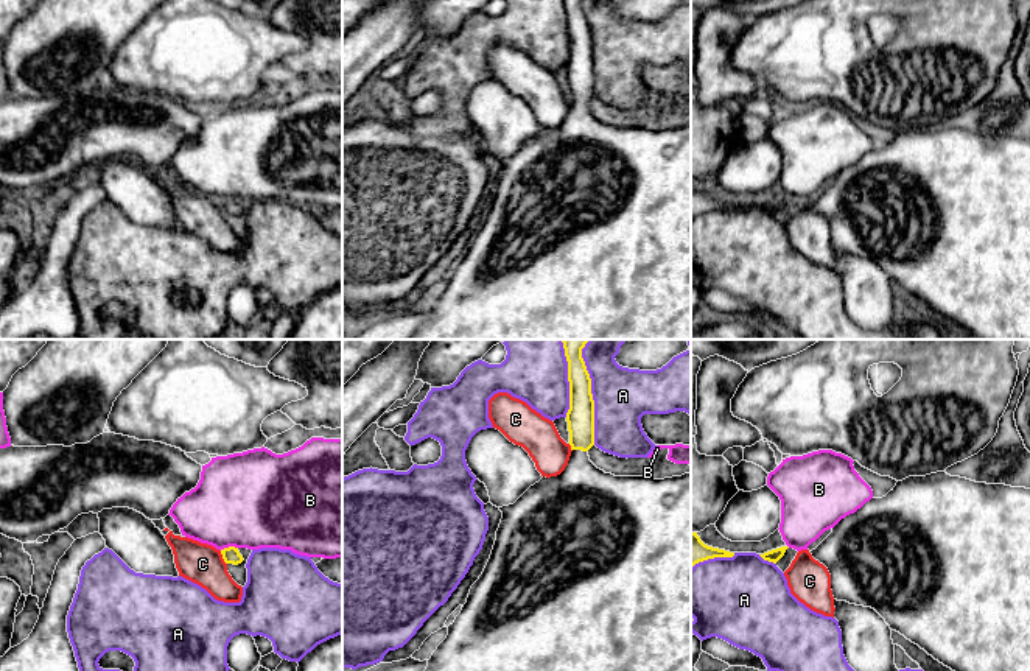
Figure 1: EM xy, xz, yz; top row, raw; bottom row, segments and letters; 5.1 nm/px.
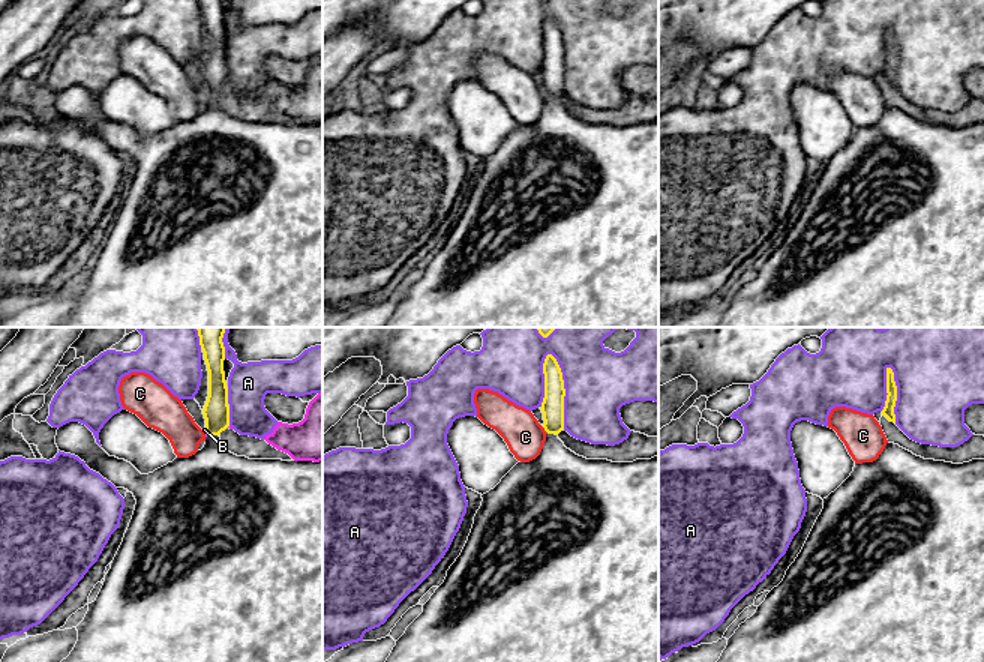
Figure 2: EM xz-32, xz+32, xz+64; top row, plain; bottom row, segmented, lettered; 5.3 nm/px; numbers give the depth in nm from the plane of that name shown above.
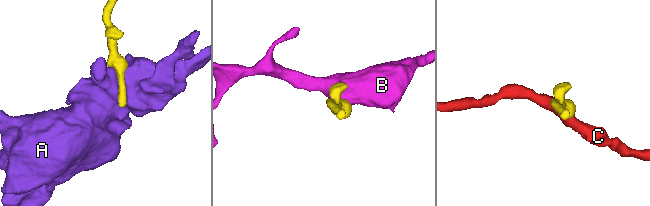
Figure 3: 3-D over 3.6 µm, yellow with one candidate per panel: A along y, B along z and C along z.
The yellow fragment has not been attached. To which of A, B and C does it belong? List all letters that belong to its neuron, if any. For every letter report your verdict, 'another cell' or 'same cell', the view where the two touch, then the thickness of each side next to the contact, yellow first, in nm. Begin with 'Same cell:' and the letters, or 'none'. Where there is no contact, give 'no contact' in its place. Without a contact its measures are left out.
Same cell: none
A: another cell; meets yellow in xz; 140 nm thick on the yellow side, 300 nm on the other
B: another cell; meets yellow in xy; 90 nm thick on the yellow side, 480 nm on the other
C: another cell; meets yellow in xy; 90 nm thick on the yellow side, 220 nm on the other

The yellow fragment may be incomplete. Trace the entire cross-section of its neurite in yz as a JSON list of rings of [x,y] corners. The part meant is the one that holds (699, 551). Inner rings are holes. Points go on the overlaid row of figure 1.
[[[691,532],[691,568],[703,560],[714,559],[714,557],[733,557],[734,553],[713,548],[705,545],[697,532]]]

